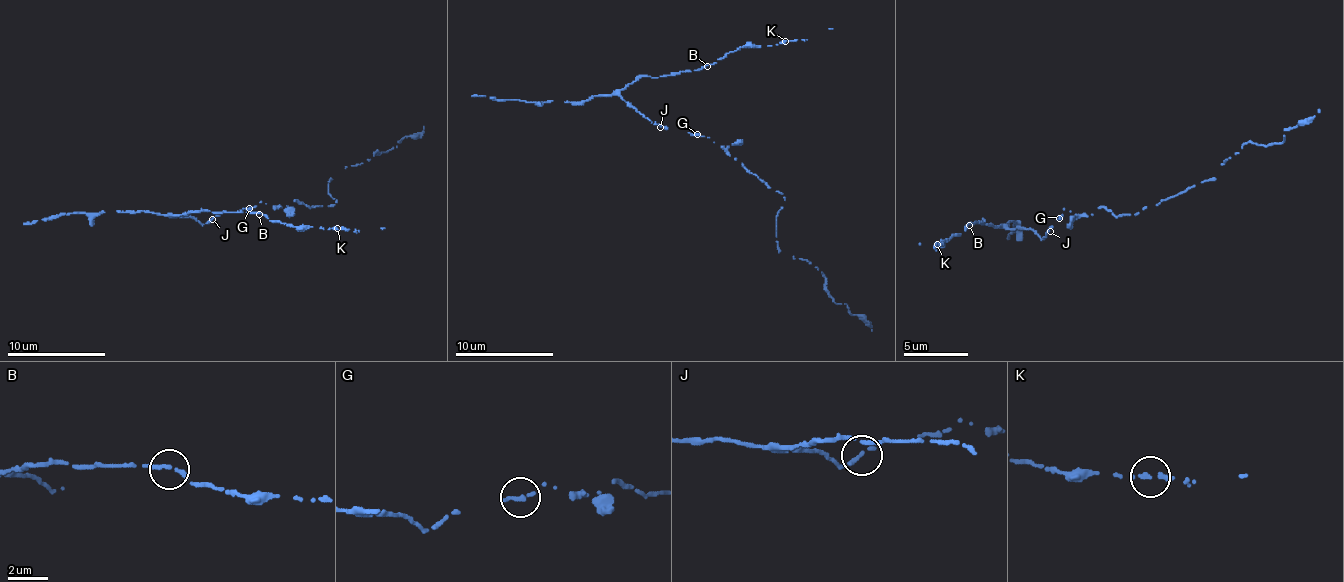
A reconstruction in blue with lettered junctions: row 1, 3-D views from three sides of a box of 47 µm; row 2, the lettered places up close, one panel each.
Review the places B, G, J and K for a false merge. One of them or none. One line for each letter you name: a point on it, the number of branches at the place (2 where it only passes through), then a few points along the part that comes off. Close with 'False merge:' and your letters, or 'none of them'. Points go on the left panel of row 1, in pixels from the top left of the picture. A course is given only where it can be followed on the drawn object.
False merge: none of them

